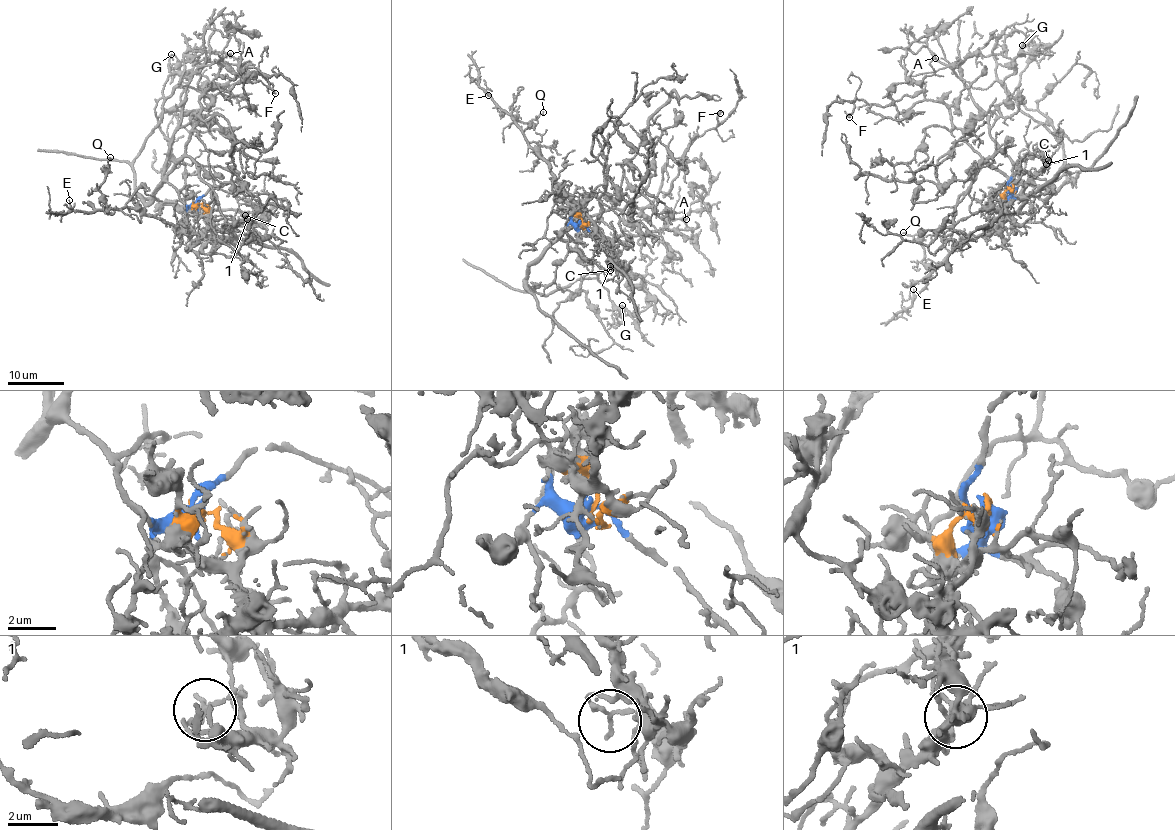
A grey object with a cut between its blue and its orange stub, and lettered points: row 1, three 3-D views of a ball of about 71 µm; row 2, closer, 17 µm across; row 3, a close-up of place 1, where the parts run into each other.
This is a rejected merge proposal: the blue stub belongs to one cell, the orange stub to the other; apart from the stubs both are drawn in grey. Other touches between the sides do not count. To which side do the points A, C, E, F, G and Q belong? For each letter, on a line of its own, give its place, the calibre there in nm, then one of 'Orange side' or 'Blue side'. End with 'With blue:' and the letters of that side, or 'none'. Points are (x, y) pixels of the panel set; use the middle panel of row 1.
A: Place: (686, 219). Thickness 130 nm. Blue side
C: Place: (610, 270). Thickness 150 nm. Orange side
E: Place: (488, 95). Thickness 110 nm. Orange side
F: Place: (720, 113). Thickness 130 nm. Blue side
G: Place: (622, 305). Thickness 100 nm. Blue side
Q: Place: (543, 112). Thickness 130 nm. Orange side
With blue: A, F, G

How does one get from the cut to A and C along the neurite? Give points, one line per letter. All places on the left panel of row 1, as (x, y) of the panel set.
A: (197, 204), (189, 207), (179, 199), (179, 191), (162, 181), (163, 167), (192, 75), (230, 53)
C: (197, 204), (216, 230), (250, 227), (243, 223), (247, 220), (245, 215)

